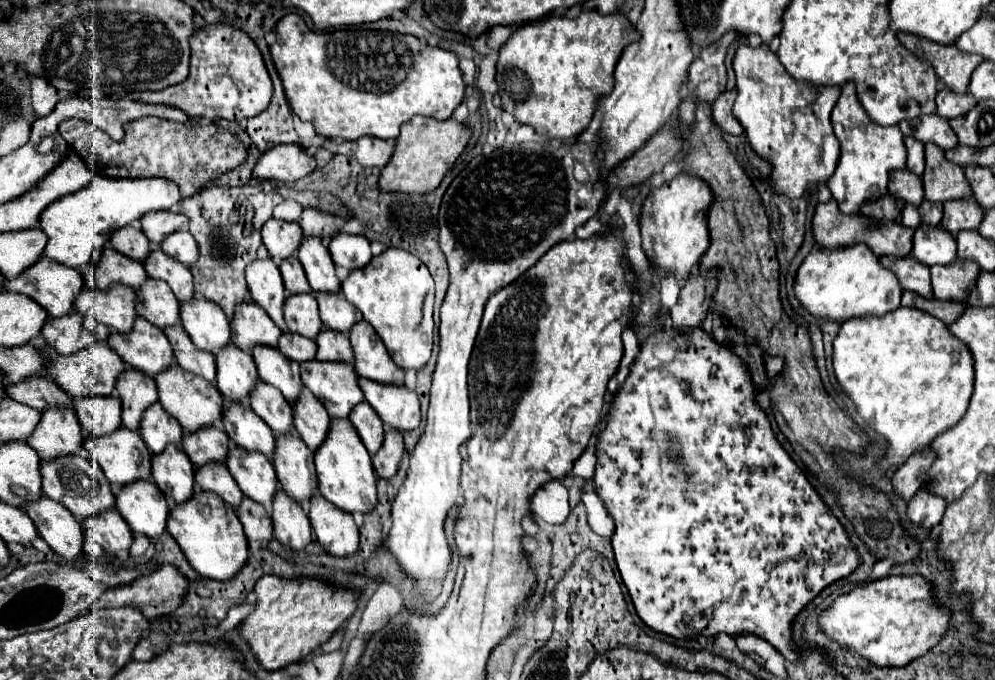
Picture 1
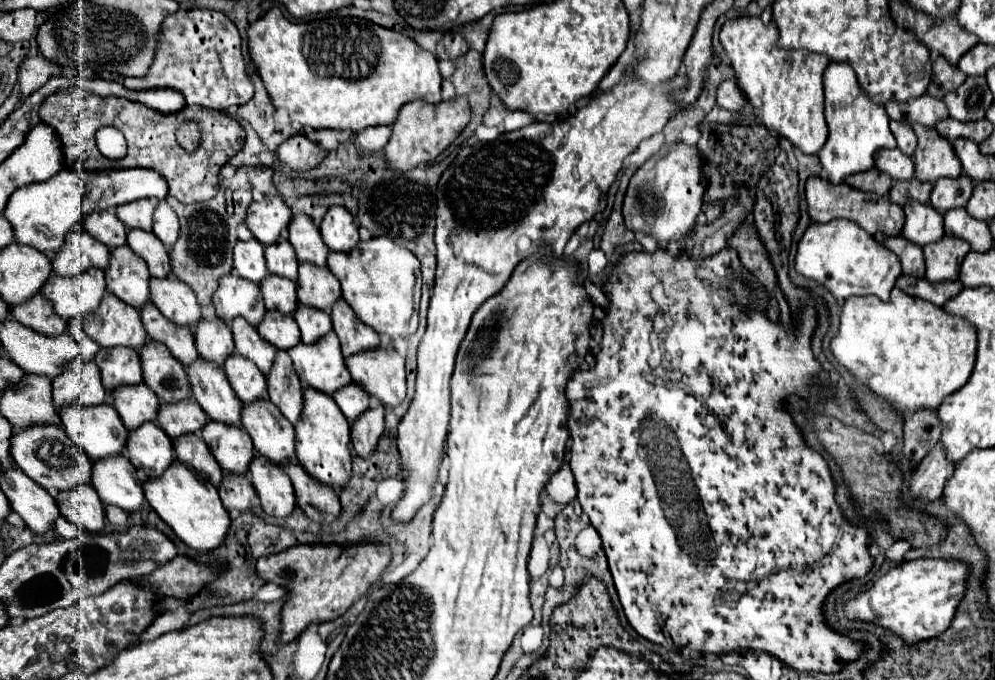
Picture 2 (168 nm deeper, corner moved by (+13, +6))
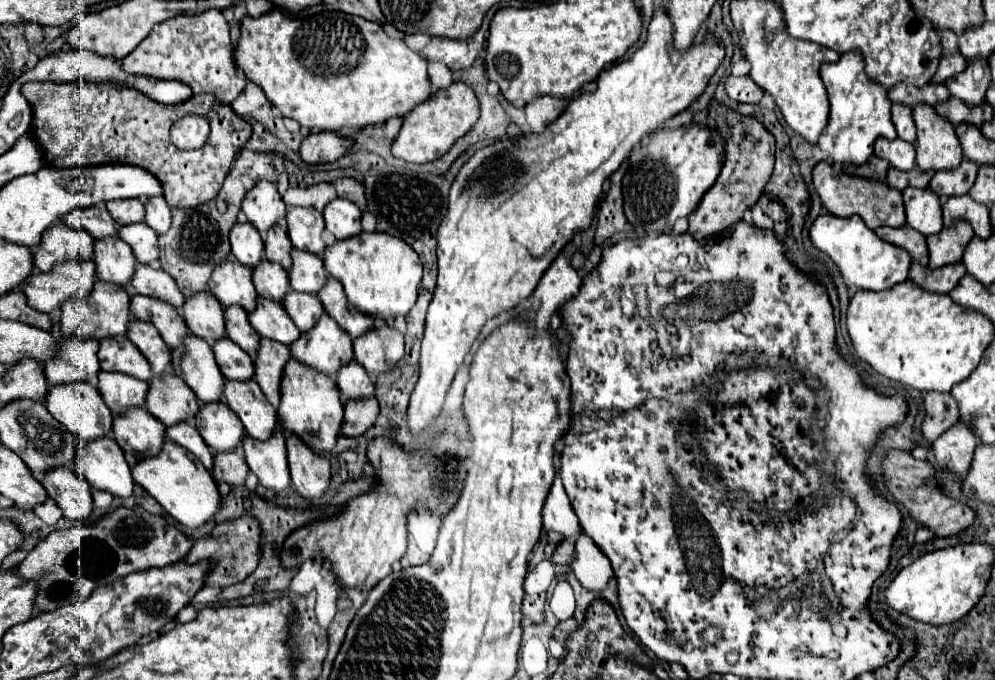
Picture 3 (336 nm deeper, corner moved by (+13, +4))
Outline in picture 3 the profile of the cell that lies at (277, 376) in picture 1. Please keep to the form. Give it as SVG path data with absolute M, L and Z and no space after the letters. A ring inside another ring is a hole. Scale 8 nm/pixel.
M232 305L230 309L226 309L226 335L238 347L242 347L252 359L256 359L260 351L260 337L258 333L254 333L248 321L248 313L244 309L238 309L238 305Z

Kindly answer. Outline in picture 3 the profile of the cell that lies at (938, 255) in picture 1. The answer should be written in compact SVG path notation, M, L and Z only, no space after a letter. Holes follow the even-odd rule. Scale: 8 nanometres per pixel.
M904 189L904 207L906 207L906 223L922 233L924 237L936 235L942 231L942 207L940 199L930 193L930 189Z

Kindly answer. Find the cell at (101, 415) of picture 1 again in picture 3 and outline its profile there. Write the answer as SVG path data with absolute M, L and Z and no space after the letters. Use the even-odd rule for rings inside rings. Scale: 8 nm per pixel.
M58 321L52 329L54 337L62 341L62 353L58 353L58 361L48 361L44 365L48 383L62 385L62 383L74 383L74 381L86 381L90 385L98 385L98 341L86 341L82 337L64 337L60 333Z

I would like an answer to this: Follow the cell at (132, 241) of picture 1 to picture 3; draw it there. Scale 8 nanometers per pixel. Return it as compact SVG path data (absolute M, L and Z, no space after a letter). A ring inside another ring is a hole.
M94 205L94 209L76 209L64 217L64 223L76 229L84 229L94 239L112 237L118 233L114 219L110 217L106 205Z

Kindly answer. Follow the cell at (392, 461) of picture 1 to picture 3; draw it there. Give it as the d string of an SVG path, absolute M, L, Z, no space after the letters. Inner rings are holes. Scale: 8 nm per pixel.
M370 397L370 401L348 401L344 407L342 433L346 437L358 437L376 423L378 415L380 407L376 397Z

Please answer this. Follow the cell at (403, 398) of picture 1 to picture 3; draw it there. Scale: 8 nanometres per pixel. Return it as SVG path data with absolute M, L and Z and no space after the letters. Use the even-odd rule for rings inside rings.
M388 325L374 329L370 337L354 341L354 361L366 369L370 377L380 377L398 367L404 359L404 335Z

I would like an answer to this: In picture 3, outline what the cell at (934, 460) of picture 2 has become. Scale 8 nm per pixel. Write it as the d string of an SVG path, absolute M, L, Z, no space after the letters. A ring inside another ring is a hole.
M956 423L934 441L932 451L940 469L950 475L962 475L970 467L970 457L974 455L976 445L978 441L974 441L974 433L962 423Z

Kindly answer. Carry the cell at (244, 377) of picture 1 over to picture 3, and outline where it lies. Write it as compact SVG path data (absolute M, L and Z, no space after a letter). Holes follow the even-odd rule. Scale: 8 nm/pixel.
M200 293L198 297L186 299L182 311L190 333L204 339L210 347L214 347L218 339L226 337L224 309L218 301L214 301L214 297L210 297L210 293Z

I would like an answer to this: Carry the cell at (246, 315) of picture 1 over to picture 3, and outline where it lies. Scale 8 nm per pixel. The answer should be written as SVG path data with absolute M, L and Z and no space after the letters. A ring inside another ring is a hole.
M226 261L214 269L208 291L220 301L222 307L240 305L246 313L254 311L258 299L252 269L246 269L236 261Z

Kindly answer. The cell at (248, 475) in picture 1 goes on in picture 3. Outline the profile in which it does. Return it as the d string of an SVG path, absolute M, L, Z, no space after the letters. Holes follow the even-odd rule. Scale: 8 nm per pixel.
M202 405L196 417L196 429L206 441L206 445L216 451L236 451L246 431L242 429L242 421L224 405Z

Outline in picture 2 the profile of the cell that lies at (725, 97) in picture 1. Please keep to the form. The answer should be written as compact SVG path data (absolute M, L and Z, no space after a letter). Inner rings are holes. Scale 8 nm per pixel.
M726 79L718 85L716 103L728 111L740 111L746 105L746 97L742 95L742 89L738 87L736 79Z

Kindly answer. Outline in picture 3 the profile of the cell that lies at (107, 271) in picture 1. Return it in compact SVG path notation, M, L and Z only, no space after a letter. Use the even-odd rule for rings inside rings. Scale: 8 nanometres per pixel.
M52 225L42 237L42 245L34 251L34 267L40 271L52 271L54 265L64 261L84 261L94 259L94 239L82 229L70 229L68 225Z

